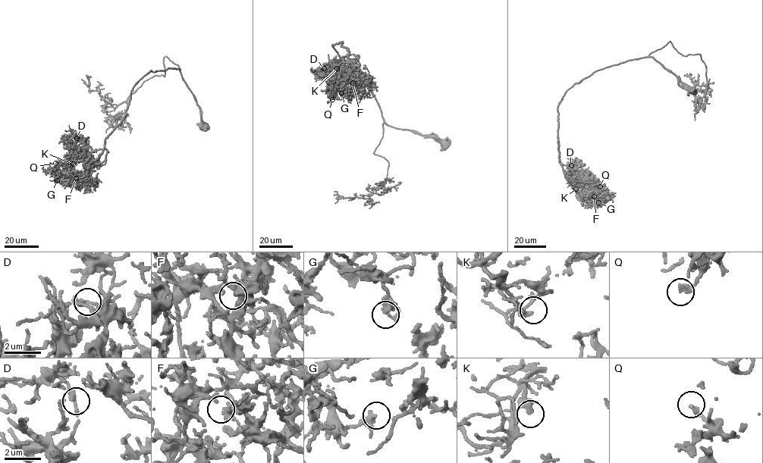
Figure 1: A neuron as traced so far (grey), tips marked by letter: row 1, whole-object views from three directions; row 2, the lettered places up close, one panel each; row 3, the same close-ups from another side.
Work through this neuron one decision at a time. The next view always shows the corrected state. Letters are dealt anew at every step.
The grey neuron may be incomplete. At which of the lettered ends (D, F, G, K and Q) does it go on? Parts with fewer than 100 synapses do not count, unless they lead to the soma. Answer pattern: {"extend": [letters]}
{"extend": ["K"]}

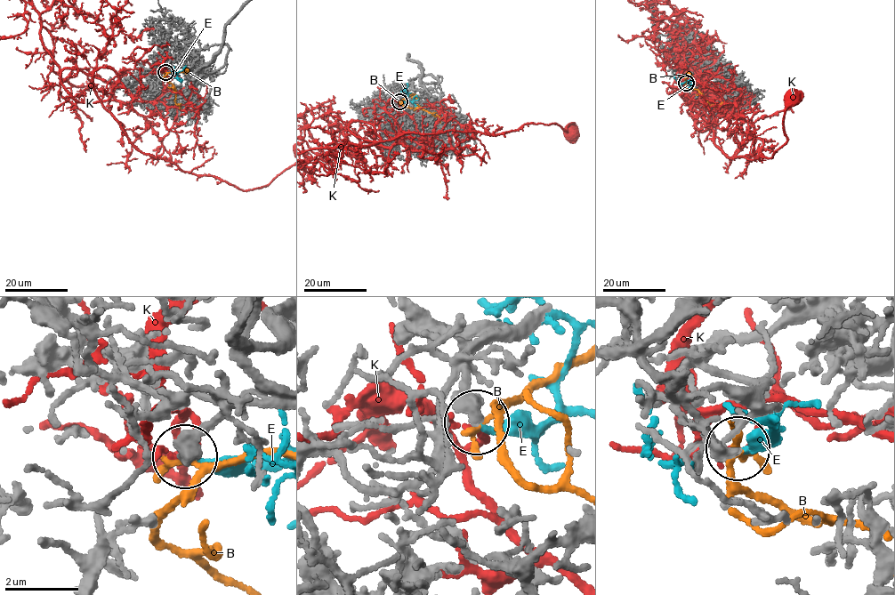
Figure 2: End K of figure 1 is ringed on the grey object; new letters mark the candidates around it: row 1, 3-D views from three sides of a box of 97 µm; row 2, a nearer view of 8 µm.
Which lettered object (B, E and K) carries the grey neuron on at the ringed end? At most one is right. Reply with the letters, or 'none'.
E

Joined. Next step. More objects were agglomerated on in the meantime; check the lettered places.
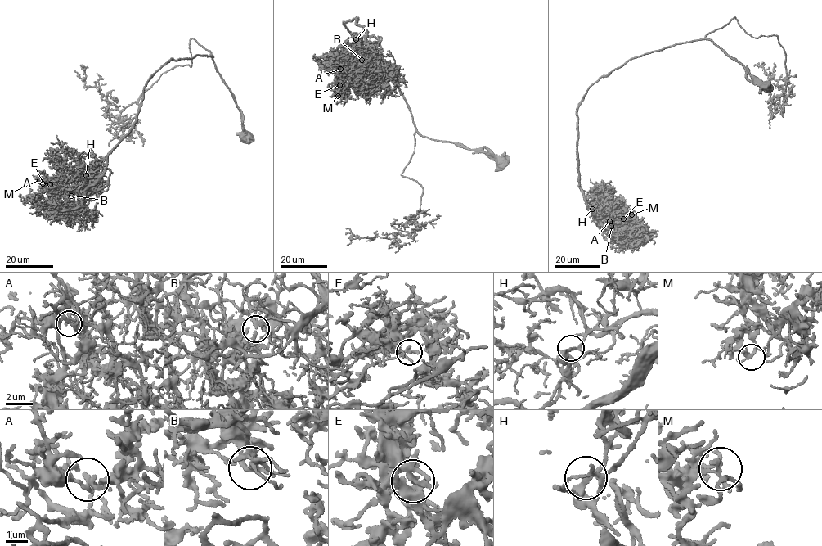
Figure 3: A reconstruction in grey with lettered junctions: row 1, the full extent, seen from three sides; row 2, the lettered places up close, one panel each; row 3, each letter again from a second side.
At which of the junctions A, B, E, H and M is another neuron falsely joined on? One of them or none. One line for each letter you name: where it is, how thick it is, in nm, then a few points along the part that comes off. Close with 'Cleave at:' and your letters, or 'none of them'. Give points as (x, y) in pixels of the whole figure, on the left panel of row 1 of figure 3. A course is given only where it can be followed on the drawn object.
Cleave at: none of them

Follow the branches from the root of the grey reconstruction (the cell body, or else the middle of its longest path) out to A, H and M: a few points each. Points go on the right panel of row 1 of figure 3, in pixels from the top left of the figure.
A: (766, 86), (703, 39), (633, 58), (589, 86), (577, 111), (579, 183), (592, 214), (609, 221)
H: (766, 86), (707, 39), (645, 53), (602, 76), (577, 111), (580, 188), (592, 209)
M: (766, 86), (703, 39), (633, 58), (589, 86), (577, 111), (583, 199), (602, 226), (598, 219), (631, 214)

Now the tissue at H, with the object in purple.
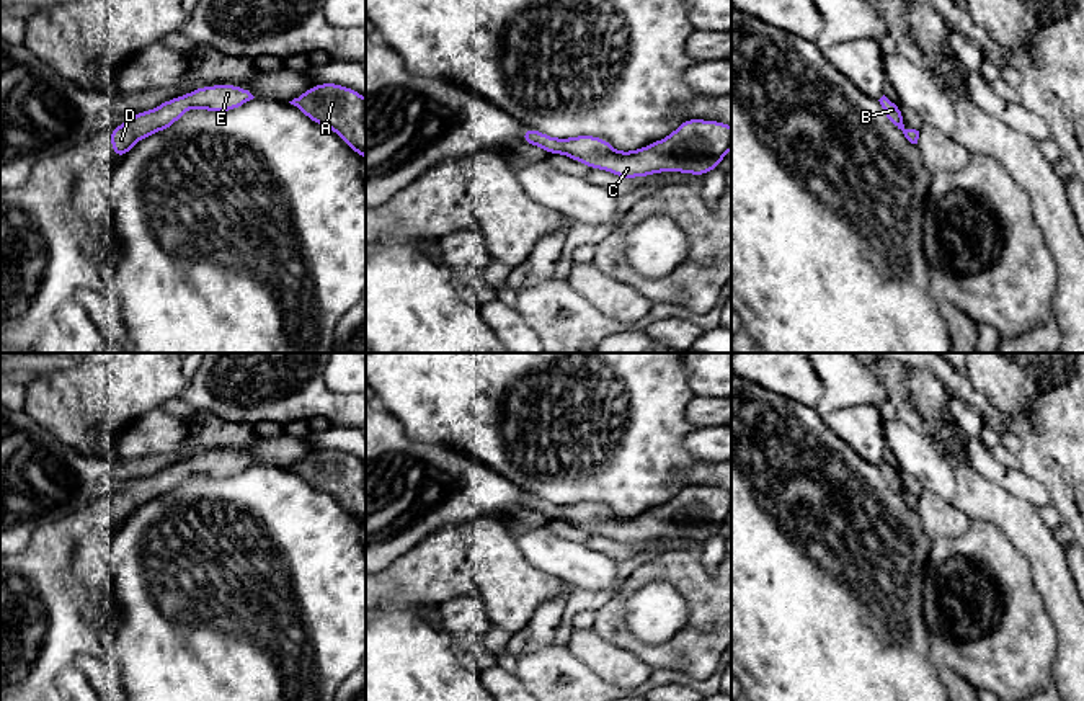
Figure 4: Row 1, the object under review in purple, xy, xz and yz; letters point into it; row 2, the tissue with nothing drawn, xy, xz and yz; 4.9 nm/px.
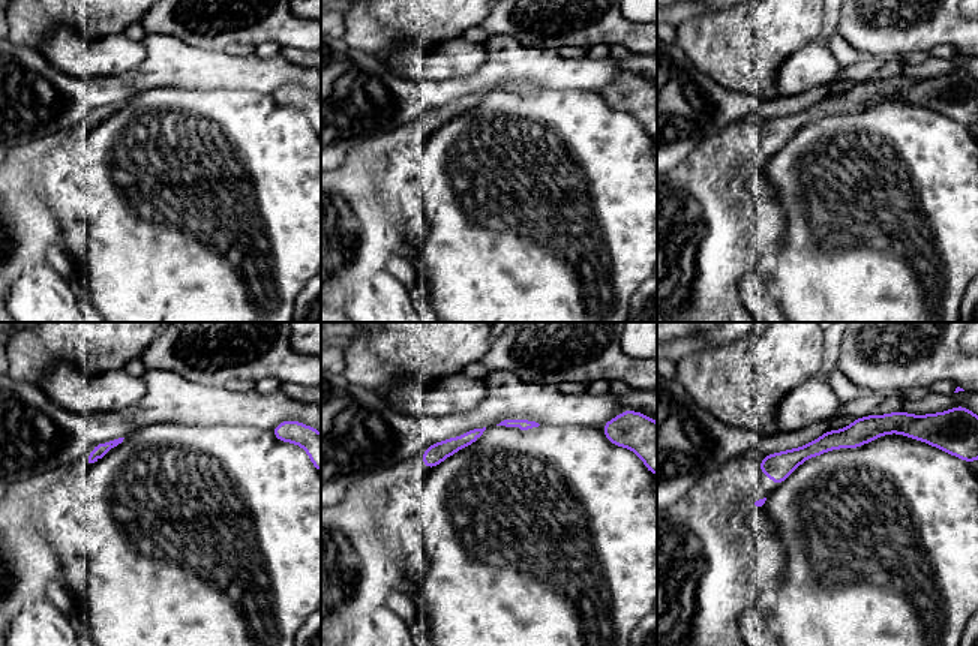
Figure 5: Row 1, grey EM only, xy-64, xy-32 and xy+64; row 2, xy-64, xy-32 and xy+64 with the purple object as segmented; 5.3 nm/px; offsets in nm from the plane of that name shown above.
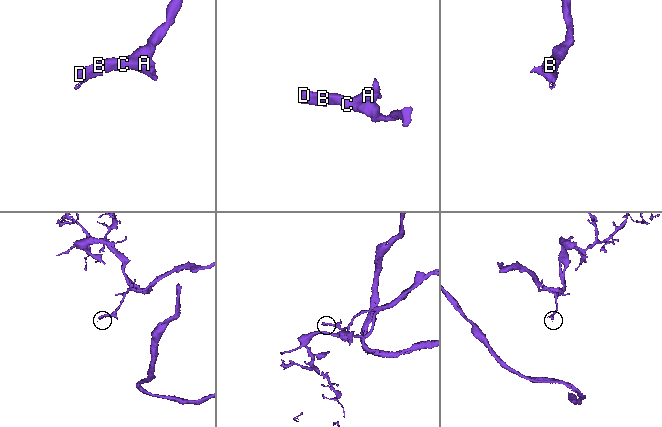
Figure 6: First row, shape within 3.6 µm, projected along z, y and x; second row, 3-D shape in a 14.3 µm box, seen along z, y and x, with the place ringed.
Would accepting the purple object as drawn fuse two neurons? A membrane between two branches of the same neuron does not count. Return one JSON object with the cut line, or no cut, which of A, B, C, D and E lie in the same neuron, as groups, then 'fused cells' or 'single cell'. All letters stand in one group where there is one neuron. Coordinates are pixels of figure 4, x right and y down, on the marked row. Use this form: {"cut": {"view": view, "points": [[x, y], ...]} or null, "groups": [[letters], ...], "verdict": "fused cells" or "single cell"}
{"cut": null, "groups": [["A", "B", "C", "D", "E"]], "verdict": "single cell"}

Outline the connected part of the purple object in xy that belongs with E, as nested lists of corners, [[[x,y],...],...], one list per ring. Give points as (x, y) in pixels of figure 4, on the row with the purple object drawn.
[[[235,85],[202,87],[184,96],[162,103],[152,111],[137,113],[122,126],[111,129],[111,145],[116,159],[126,155],[140,139],[168,129],[180,116],[191,108],[211,109],[214,113],[227,111],[245,105],[255,96]]]

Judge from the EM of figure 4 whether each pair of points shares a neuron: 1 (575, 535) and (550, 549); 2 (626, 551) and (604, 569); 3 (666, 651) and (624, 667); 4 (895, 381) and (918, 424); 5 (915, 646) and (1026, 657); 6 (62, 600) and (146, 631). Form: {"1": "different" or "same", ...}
{"1": "different", "2": "different", "3": "different", "4": "same", "5": "different", "6": "different"}

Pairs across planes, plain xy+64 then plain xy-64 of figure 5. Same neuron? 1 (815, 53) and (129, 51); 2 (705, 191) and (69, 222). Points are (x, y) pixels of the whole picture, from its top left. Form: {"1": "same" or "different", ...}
{"1": "same", "2": "different"}

